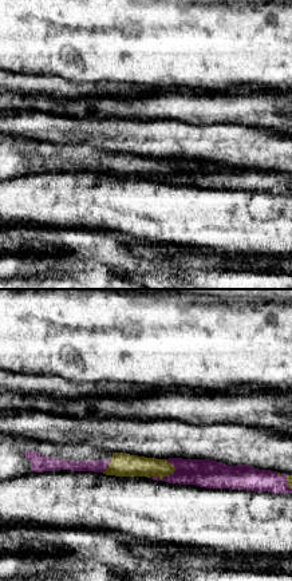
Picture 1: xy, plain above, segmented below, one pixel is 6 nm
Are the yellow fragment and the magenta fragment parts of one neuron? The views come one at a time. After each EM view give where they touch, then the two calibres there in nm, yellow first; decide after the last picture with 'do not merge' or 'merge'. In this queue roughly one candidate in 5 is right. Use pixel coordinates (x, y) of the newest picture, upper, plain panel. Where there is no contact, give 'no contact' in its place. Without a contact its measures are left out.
contact (162, 177); calibres 140 and 170 nm

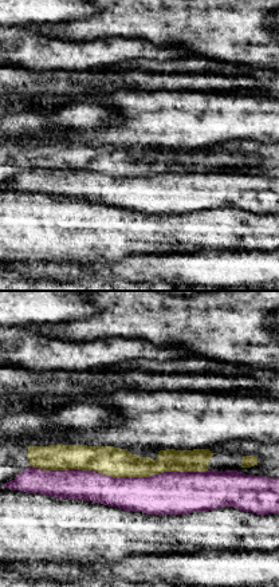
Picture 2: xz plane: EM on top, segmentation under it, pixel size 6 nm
contact (120, 176); calibres 180 and 240 nm

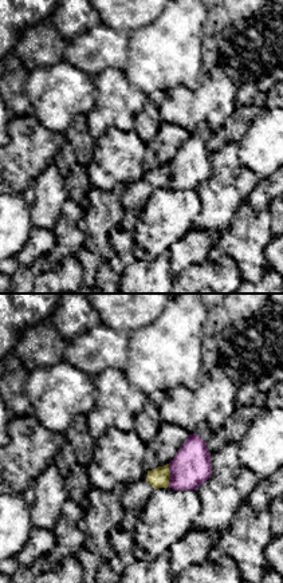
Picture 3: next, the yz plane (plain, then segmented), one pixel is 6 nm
contact (169, 174); calibres 130 and 240 nm

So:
do not merge

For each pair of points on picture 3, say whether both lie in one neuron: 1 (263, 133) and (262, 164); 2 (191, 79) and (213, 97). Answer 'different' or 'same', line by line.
1: same
2: different

